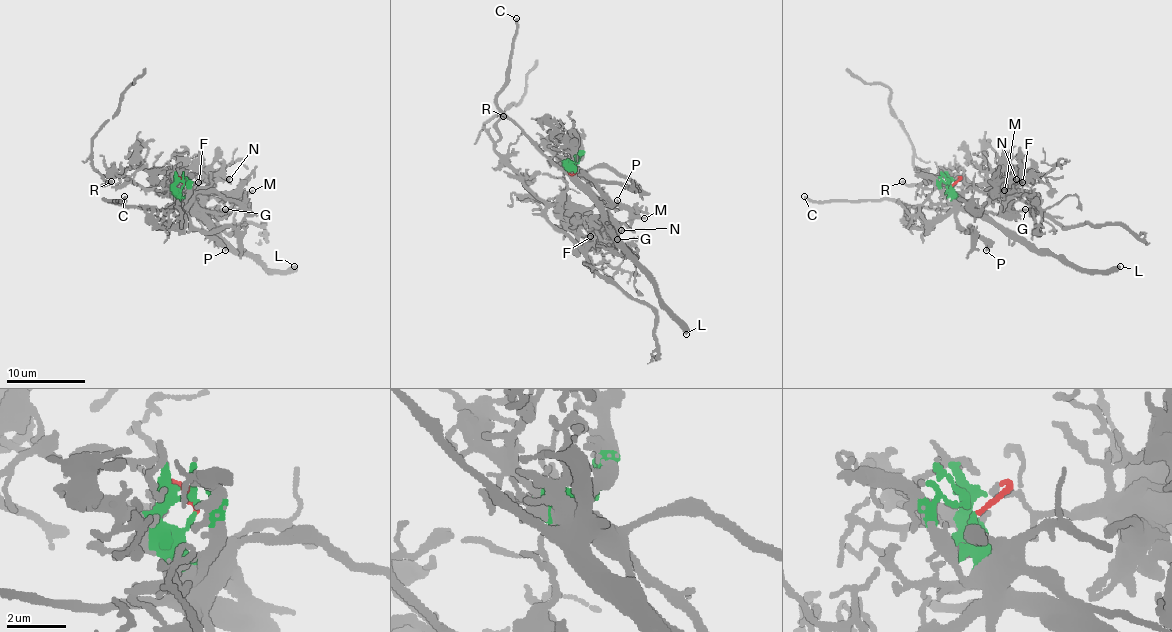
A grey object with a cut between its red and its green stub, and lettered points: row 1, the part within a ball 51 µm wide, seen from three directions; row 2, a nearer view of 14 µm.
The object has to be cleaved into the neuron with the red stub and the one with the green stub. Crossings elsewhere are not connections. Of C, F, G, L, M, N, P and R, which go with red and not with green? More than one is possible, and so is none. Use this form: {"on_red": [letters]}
{"on_red": ["F", "N", "R"]}

